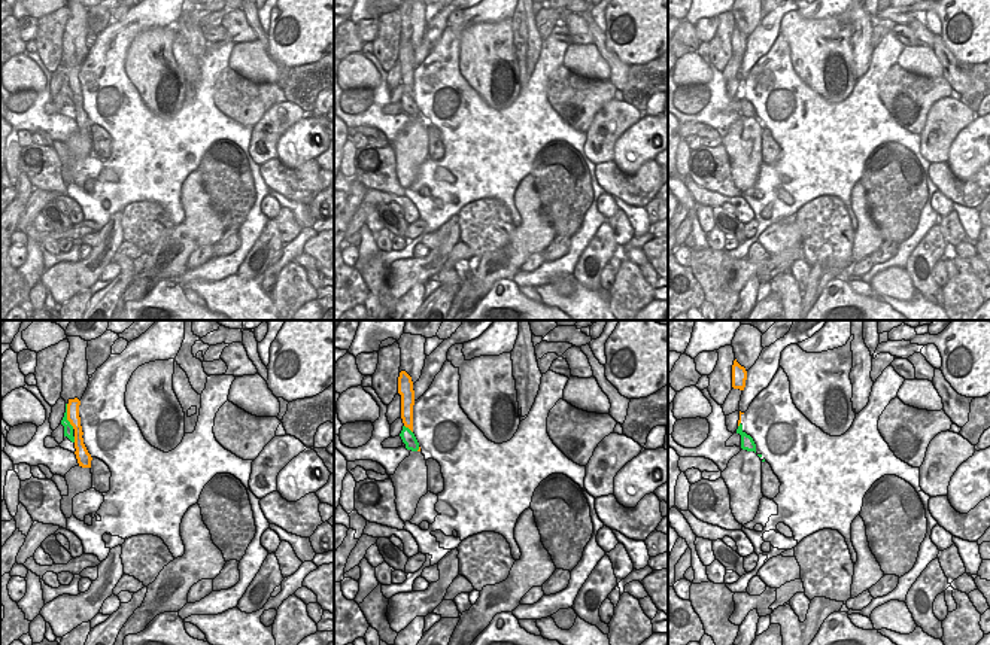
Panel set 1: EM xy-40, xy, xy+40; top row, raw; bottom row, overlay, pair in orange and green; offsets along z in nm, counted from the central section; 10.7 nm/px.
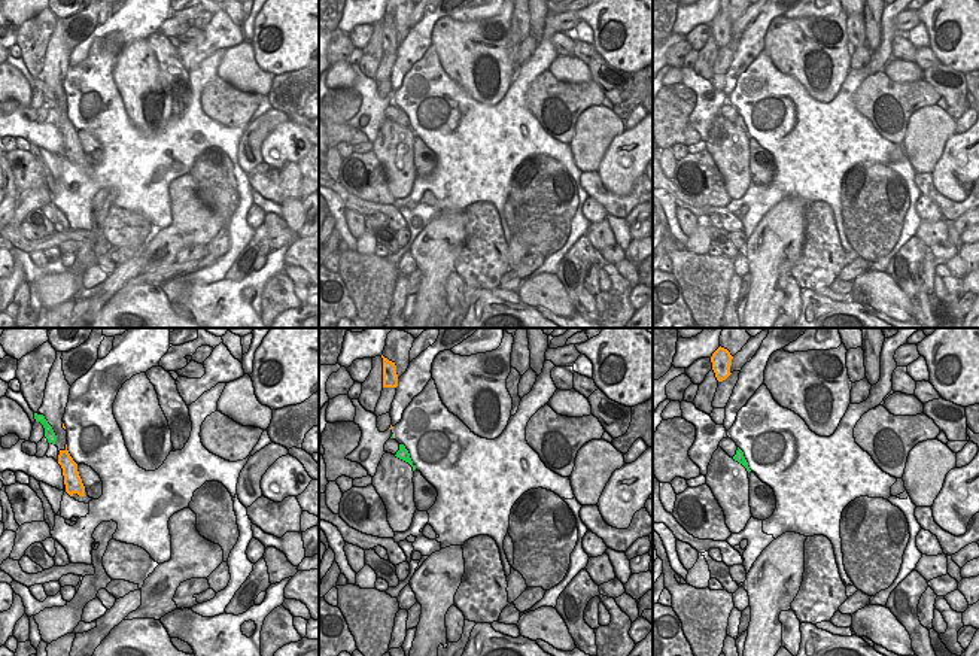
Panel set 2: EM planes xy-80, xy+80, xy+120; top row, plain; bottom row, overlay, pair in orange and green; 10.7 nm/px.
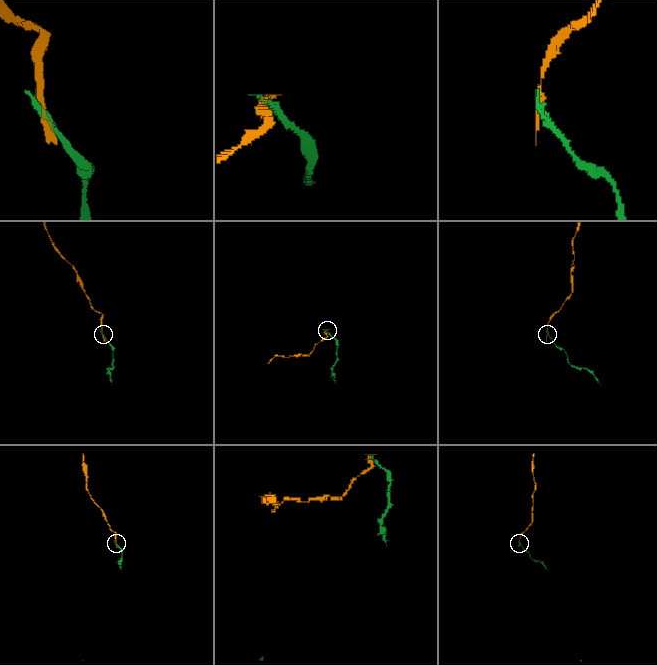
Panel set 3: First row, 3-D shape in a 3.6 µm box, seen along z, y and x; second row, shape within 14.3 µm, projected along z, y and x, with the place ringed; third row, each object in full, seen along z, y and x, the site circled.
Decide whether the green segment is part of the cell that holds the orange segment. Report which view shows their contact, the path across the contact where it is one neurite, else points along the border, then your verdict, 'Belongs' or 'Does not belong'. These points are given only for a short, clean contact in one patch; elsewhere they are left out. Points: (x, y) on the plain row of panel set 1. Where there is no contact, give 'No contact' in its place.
Touches orange in xy-40. Does not belong

